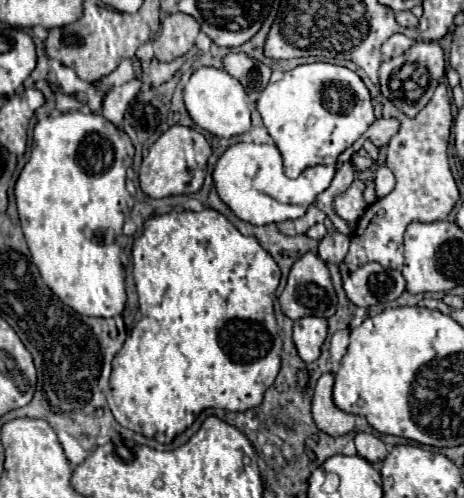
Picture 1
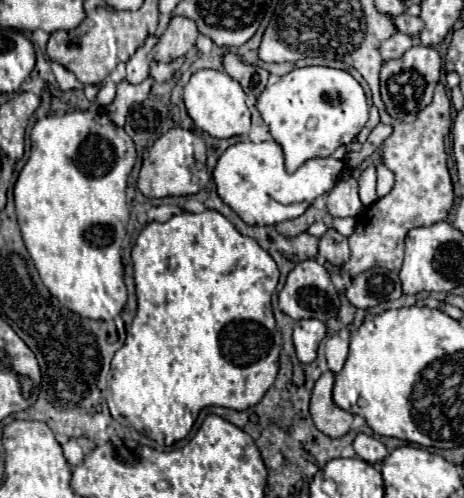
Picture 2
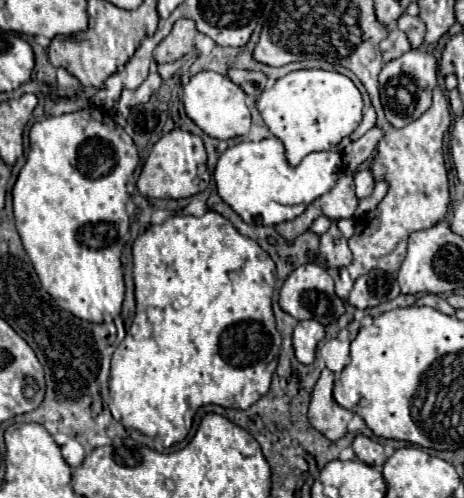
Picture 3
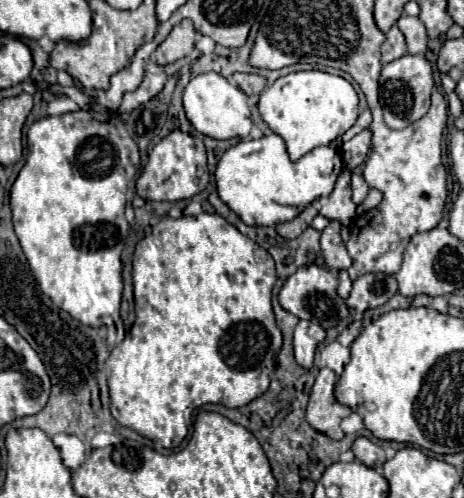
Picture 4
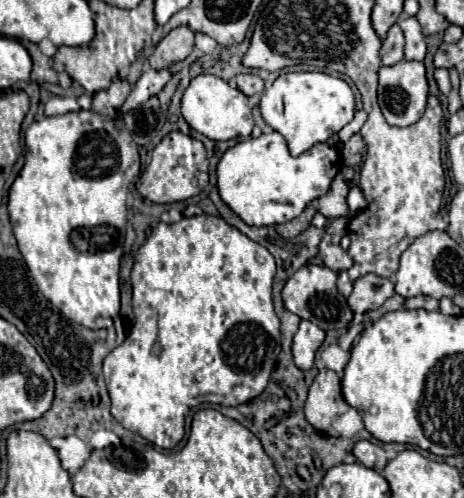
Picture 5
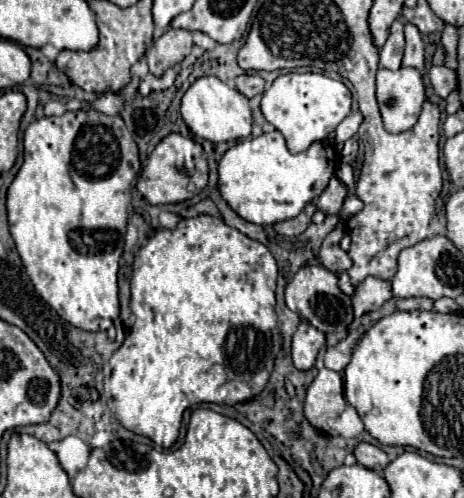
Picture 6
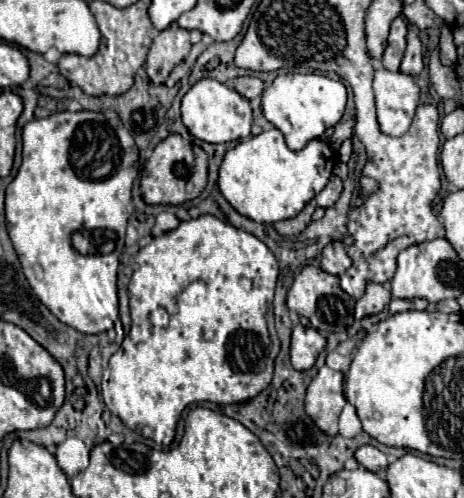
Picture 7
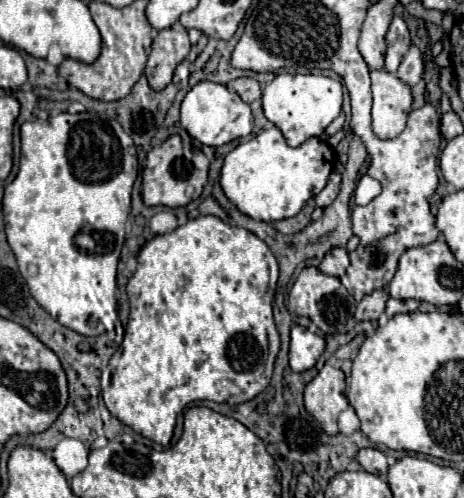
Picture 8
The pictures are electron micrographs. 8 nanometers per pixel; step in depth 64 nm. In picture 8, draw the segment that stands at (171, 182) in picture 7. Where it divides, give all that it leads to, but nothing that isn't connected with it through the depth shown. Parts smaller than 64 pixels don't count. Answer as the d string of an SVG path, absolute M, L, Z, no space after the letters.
M174 134L160 146L152 148L146 158L146 166L142 170L142 200L146 206L160 204L168 208L180 208L202 194L206 180L208 180L208 158L198 148L192 158L186 158L182 138Z

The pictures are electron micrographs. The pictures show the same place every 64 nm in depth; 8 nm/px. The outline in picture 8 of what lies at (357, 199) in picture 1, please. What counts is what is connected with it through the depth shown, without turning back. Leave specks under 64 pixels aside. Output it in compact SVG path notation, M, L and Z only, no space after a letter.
M332 172L330 178L328 178L326 188L314 198L316 200L316 206L326 208L328 204L332 204L336 200L336 196L338 196L338 190L340 190L340 174L338 172Z

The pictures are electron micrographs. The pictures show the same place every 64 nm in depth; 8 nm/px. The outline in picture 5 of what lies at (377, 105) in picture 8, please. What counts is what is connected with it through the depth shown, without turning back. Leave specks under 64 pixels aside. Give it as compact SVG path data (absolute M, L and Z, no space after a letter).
M402 60L392 68L382 66L378 72L378 102L382 108L382 114L390 126L406 128L424 114L426 110L426 98L428 98L428 80L426 70L422 62L408 62Z

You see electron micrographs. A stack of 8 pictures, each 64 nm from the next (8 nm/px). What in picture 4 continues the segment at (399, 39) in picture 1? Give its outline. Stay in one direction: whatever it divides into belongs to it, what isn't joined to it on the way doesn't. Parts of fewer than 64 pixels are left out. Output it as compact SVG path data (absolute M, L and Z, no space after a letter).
M392 26L390 32L386 34L386 42L382 44L382 62L388 64L400 56L406 54L406 40L404 34L400 32L400 28Z

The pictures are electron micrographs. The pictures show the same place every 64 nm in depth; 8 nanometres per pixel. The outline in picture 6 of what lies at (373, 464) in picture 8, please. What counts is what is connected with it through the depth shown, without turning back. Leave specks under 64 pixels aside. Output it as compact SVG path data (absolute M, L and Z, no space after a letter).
M366 442L356 446L354 456L362 466L366 466L366 468L378 472L378 474L382 474L386 464L388 464L388 456L378 446L372 446L372 444L366 444Z

